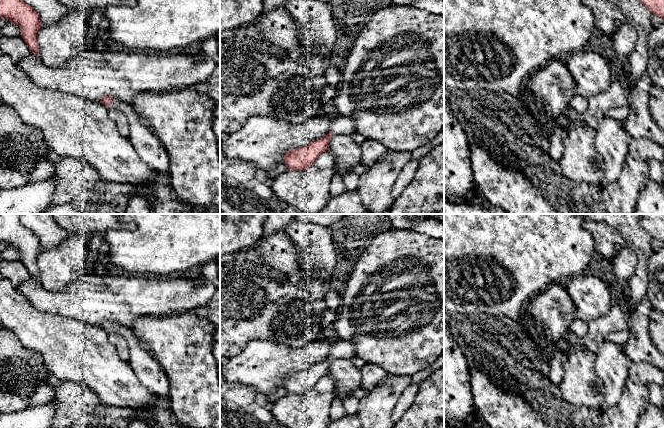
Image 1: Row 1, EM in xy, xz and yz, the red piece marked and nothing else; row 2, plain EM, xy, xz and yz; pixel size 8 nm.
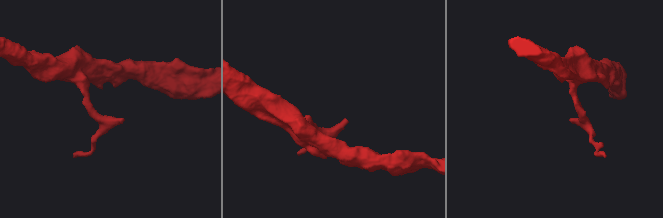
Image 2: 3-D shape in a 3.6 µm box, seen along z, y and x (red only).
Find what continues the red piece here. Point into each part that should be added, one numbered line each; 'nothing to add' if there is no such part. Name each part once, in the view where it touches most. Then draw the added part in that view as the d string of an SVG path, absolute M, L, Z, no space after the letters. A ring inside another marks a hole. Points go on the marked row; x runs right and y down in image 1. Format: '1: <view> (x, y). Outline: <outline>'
1: xy (150, 149). Outline: M113 99L109 108L123 112L129 121L129 137L140 159L159 172L168 173L170 157L162 142L139 121L139 116L131 105Z

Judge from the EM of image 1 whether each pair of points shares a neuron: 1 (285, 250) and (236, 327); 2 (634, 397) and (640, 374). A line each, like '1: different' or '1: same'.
1: same
2: different

